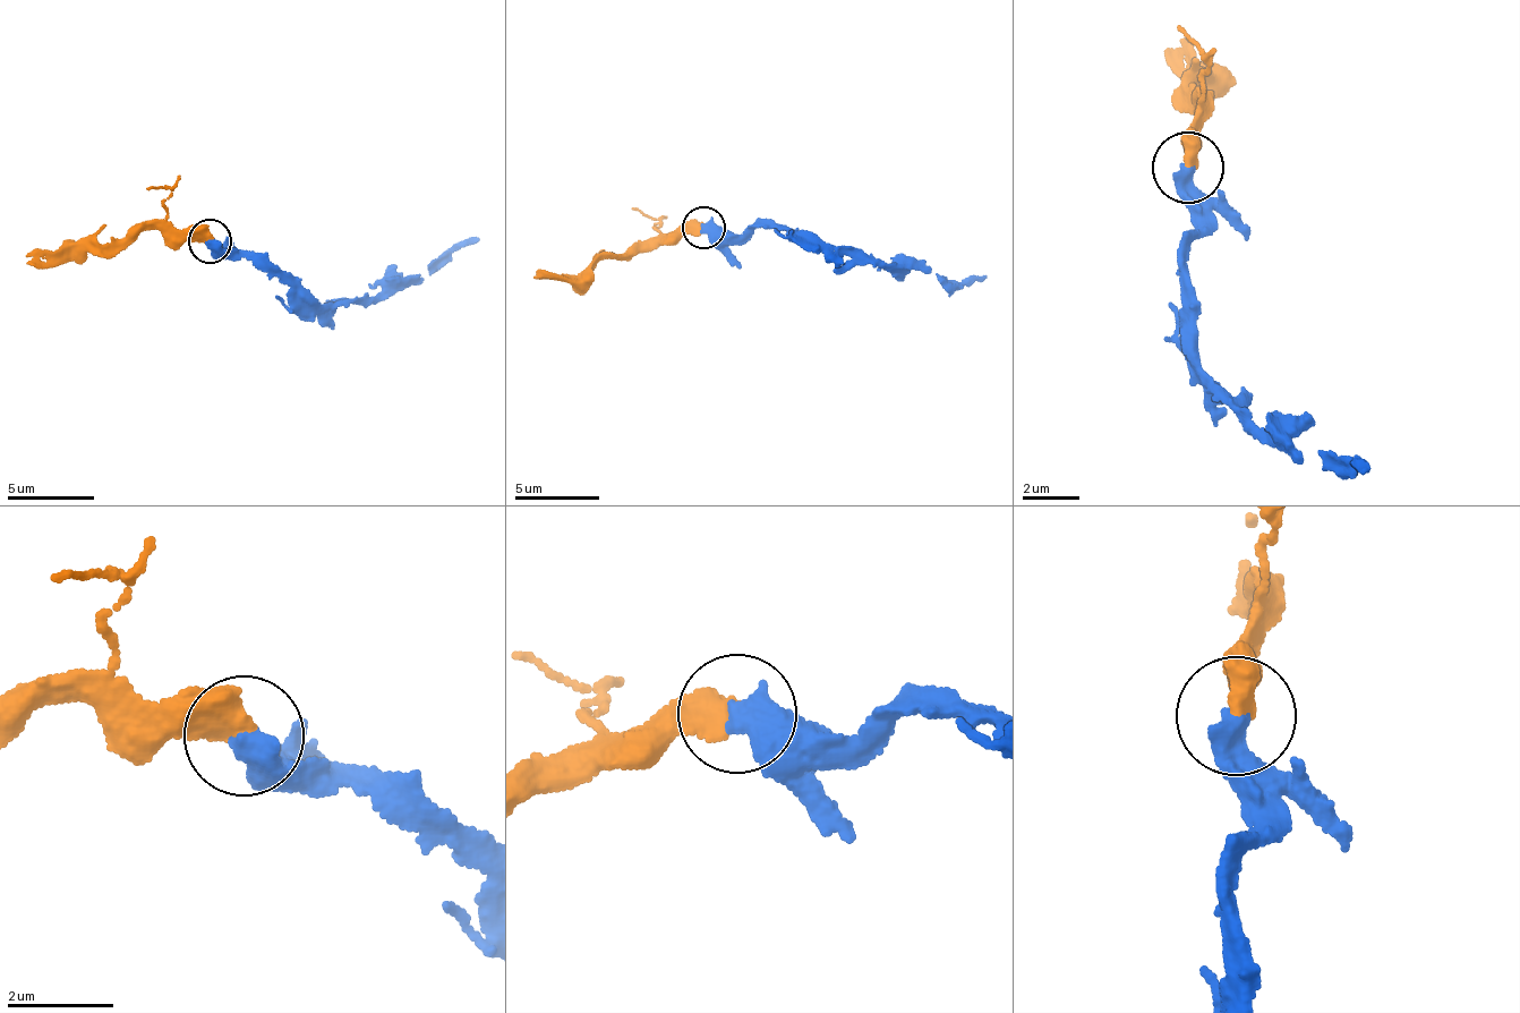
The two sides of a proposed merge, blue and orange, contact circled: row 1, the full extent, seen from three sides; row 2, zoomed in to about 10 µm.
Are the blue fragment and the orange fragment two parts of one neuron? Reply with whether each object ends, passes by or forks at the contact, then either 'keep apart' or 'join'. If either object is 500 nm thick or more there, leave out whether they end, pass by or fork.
join

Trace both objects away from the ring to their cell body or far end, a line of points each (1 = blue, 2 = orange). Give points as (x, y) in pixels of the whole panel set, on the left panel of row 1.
1: (208, 240), (239, 256), (280, 271), (318, 300), (334, 303), (356, 300), (419, 283), (452, 245), (478, 241)
2: (208, 240), (178, 241), (158, 230), (93, 244), (39, 250), (28, 265)

